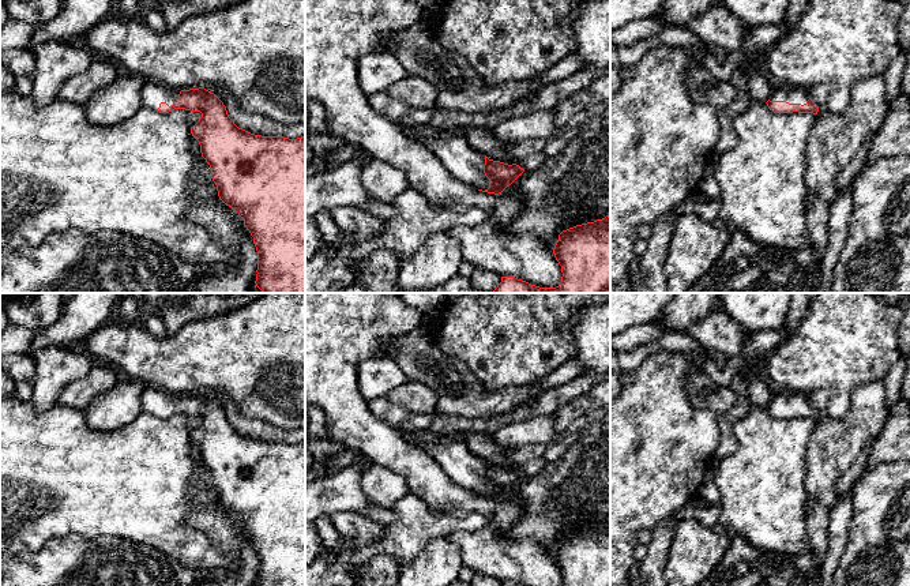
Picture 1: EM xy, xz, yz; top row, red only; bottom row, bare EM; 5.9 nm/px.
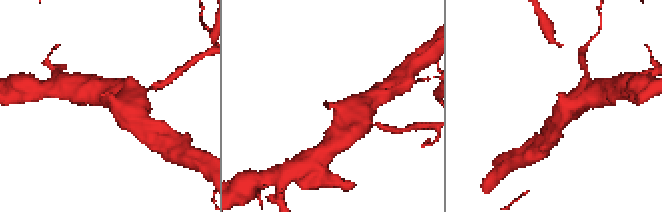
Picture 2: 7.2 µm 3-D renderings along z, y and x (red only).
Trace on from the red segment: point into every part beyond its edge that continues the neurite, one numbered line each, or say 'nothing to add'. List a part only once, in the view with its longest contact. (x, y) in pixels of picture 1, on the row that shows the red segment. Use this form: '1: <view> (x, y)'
1: xz (463, 162)

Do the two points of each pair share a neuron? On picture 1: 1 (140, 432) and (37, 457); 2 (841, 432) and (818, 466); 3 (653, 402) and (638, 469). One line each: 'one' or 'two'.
1: one
2: one
3: one

